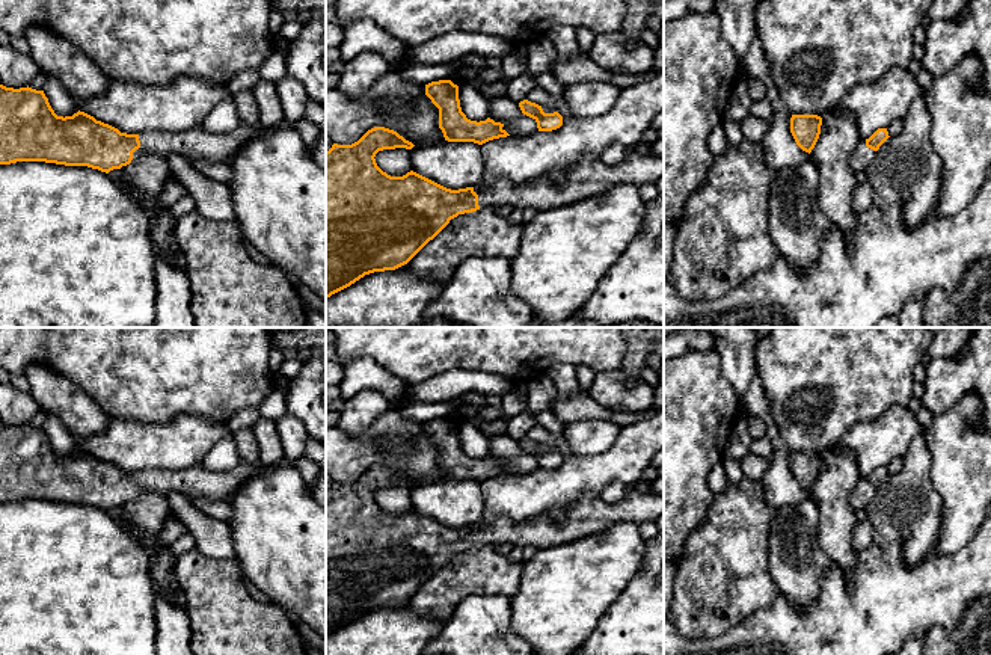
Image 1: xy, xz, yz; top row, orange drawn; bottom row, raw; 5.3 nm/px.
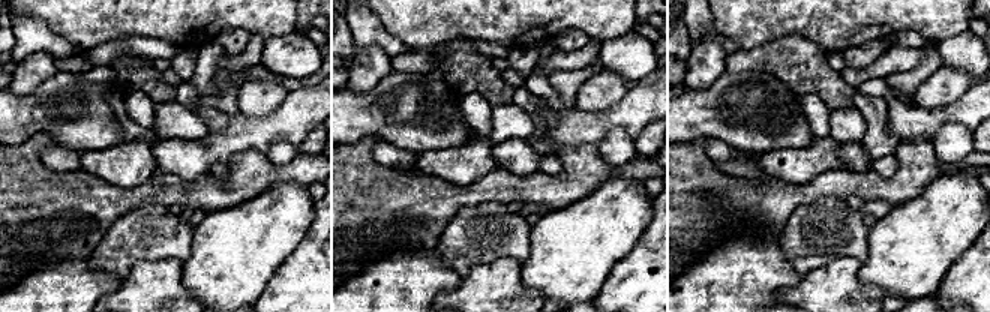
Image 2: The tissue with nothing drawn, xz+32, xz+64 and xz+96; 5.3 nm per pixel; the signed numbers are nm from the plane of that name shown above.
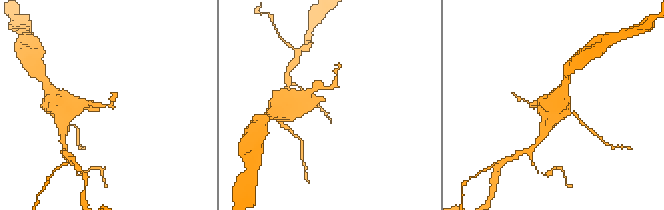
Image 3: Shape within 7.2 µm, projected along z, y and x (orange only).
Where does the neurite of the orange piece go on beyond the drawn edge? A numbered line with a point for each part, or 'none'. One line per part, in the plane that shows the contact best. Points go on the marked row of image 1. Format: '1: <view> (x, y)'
1: xy (193, 144)

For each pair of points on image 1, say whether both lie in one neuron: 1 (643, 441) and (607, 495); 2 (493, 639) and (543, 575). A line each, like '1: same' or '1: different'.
1: different
2: different

